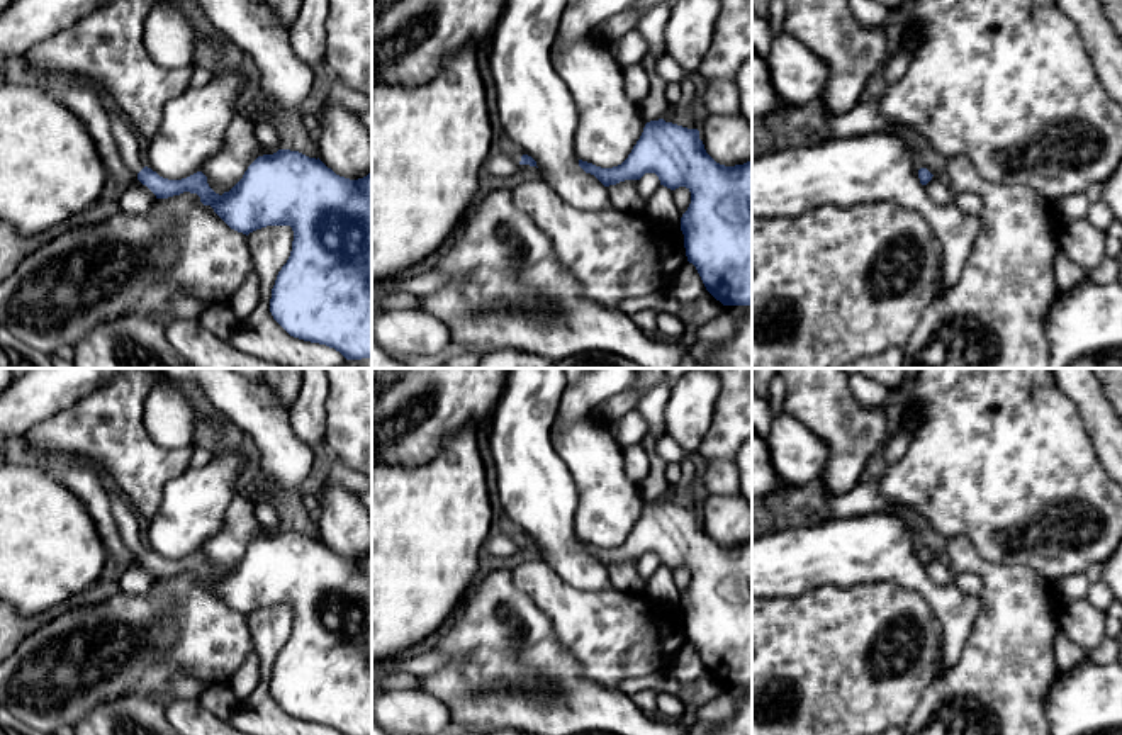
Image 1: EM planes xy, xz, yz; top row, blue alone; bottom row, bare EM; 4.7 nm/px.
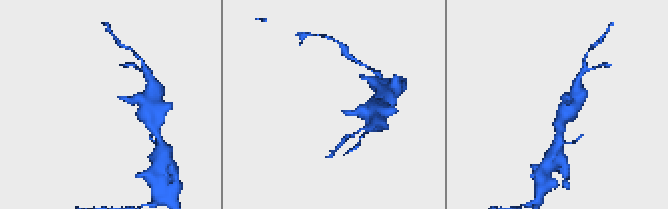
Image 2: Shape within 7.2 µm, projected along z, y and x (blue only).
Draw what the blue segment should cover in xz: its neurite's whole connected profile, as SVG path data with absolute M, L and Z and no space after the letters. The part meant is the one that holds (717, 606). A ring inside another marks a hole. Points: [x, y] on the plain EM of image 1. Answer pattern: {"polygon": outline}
{"polygon": "M664 499L645 504L628 538L613 548L579 540L579 547L604 567L625 560L640 560L655 553L660 565L676 570L686 567L691 584L681 598L687 642L693 643L706 670L723 686L752 686L752 540L725 547L704 530L698 509L687 509Z"}

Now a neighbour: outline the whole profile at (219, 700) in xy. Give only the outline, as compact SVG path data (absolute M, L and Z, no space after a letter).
M214 686L200 694L199 703L212 715L216 715L221 721L231 723L238 701L229 686Z

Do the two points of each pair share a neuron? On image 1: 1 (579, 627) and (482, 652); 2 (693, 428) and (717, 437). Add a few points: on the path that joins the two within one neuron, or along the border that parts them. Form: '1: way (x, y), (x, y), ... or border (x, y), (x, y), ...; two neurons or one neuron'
1: border (532, 601), (549, 618), (557, 640), (581, 664); two neurons
2: border (720, 394), (712, 423), (696, 452); two neurons

